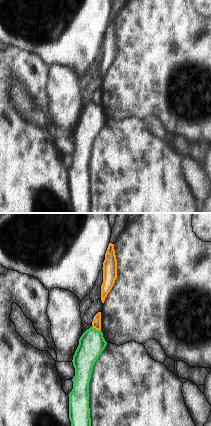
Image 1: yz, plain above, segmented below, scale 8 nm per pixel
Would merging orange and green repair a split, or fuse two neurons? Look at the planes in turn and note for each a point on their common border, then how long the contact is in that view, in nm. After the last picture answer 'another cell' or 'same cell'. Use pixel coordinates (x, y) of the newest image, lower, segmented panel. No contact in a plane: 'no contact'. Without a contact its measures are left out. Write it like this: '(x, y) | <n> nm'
(96, 329) | 80 nm

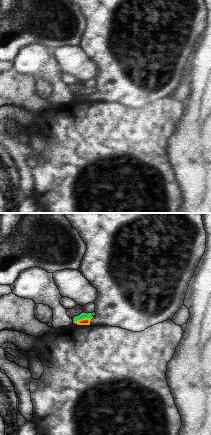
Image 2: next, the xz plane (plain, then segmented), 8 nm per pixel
(83, 318) | 160 nm

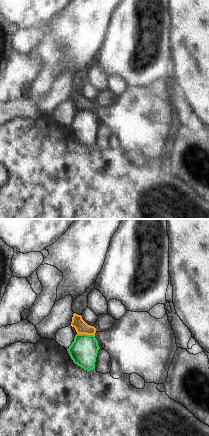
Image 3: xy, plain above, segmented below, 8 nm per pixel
(86, 334) | 150 nm

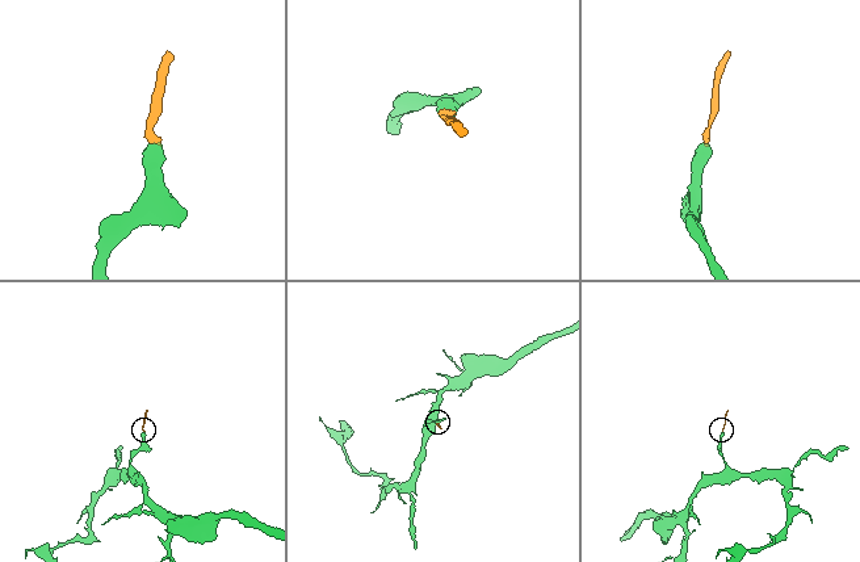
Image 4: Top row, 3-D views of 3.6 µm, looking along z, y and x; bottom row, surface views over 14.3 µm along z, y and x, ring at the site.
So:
another cell

